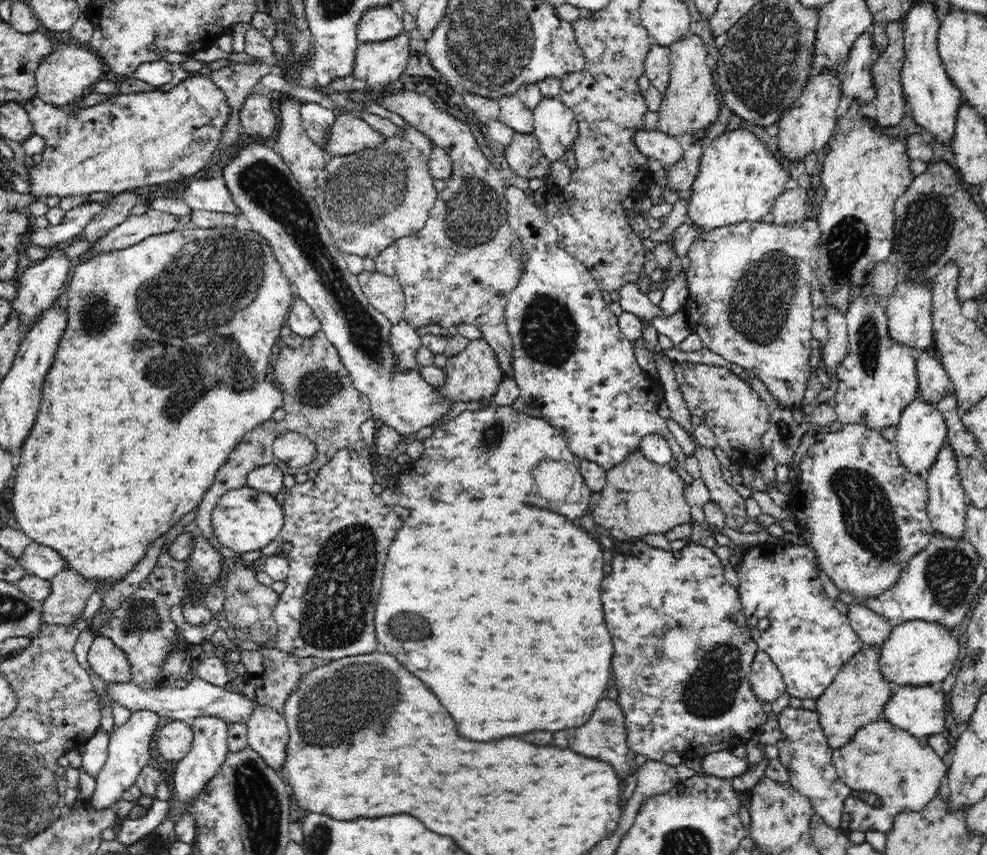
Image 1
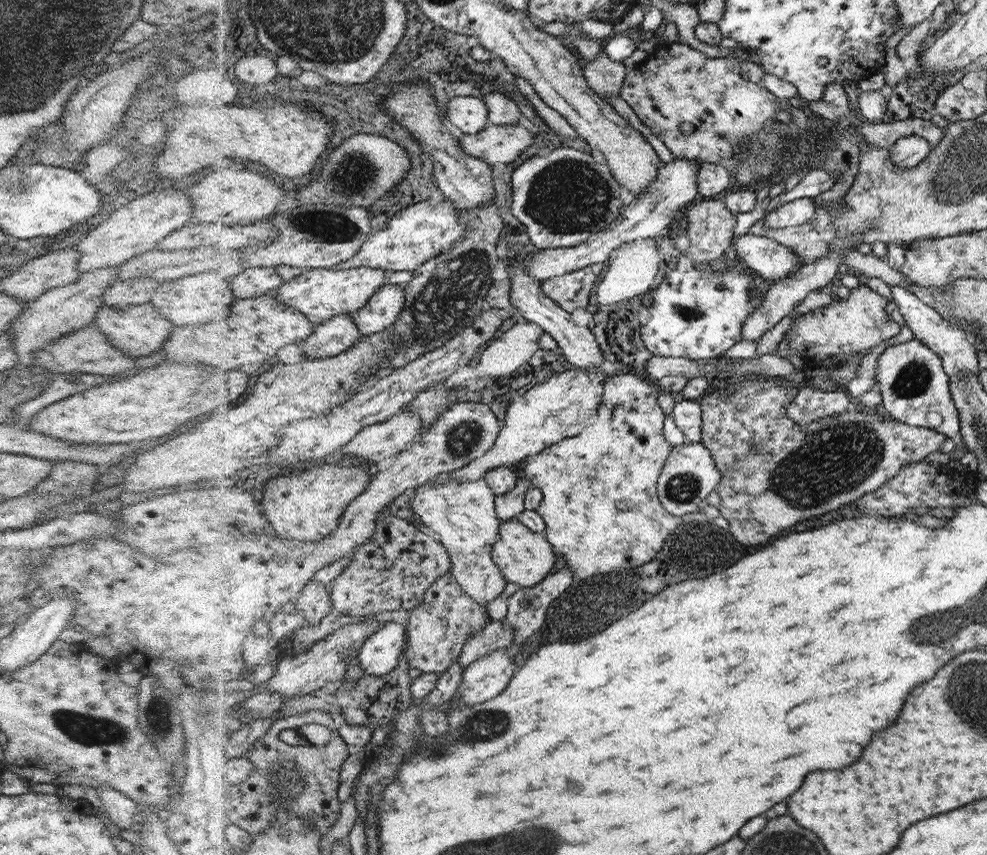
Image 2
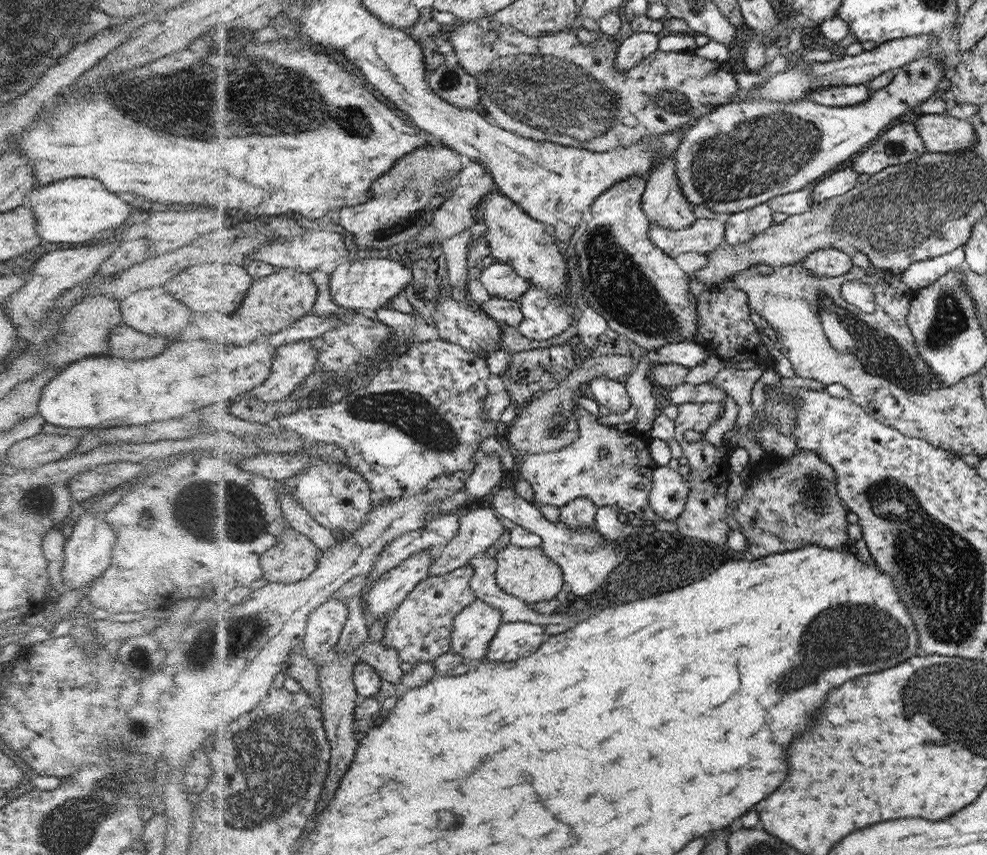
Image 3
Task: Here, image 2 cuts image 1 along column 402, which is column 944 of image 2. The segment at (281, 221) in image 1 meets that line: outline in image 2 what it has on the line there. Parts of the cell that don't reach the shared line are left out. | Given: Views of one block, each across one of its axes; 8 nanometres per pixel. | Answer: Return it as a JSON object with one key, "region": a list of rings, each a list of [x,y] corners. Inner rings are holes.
{"region":[[[914,337],[906,343],[887,347],[877,359],[876,389],[882,395],[881,405],[889,418],[913,427],[935,429],[955,442],[962,438],[959,411],[951,396],[950,377],[943,369],[939,353]]]}

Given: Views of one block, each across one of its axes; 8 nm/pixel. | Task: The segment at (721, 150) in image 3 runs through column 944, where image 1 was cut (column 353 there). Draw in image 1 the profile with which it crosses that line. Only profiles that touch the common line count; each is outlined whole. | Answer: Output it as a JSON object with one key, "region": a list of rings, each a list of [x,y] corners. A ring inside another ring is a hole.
{"region":[[[402,33],[380,43],[359,43],[353,72],[357,87],[390,84],[404,72],[410,58],[410,37]]]}

